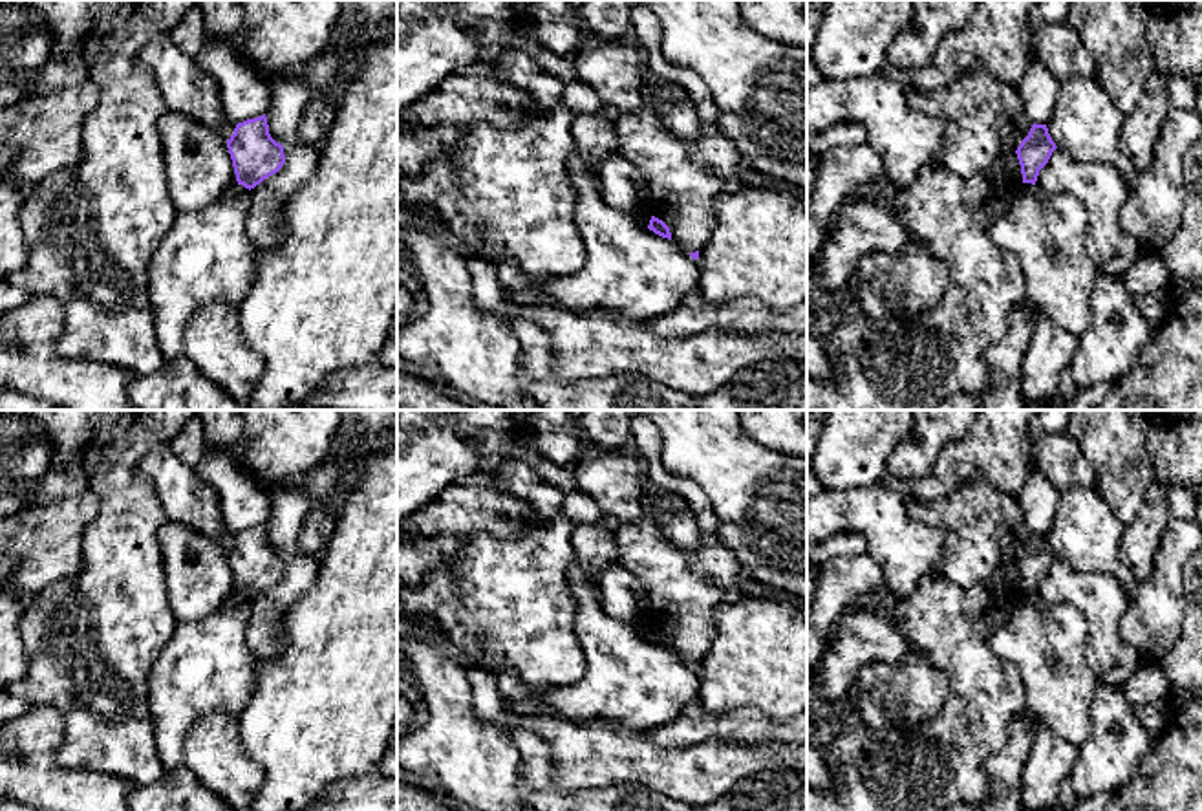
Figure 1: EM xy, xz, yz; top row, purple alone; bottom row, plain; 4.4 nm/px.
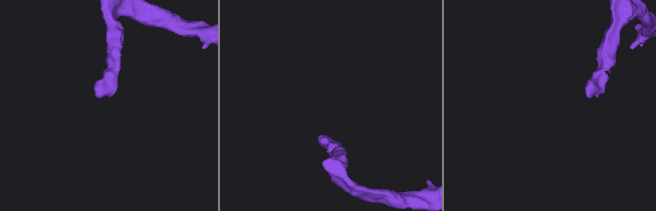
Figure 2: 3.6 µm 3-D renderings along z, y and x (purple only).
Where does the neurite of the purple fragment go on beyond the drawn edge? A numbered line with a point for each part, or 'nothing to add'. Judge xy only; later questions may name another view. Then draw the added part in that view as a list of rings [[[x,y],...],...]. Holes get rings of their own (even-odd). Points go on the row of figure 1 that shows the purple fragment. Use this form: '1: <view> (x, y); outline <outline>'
nothing to add

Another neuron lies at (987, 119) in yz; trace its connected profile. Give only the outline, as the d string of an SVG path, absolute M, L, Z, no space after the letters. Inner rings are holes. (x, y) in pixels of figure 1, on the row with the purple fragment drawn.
M981 64L970 66L946 88L911 90L907 104L946 119L940 156L962 176L1015 152L1034 124L1017 86L993 79Z

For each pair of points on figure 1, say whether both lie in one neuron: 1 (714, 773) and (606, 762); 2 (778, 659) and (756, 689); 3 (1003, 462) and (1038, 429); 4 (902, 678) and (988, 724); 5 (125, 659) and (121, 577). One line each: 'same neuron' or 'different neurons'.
1: same neuron
2: same neuron
3: different neurons
4: different neurons
5: same neuron

